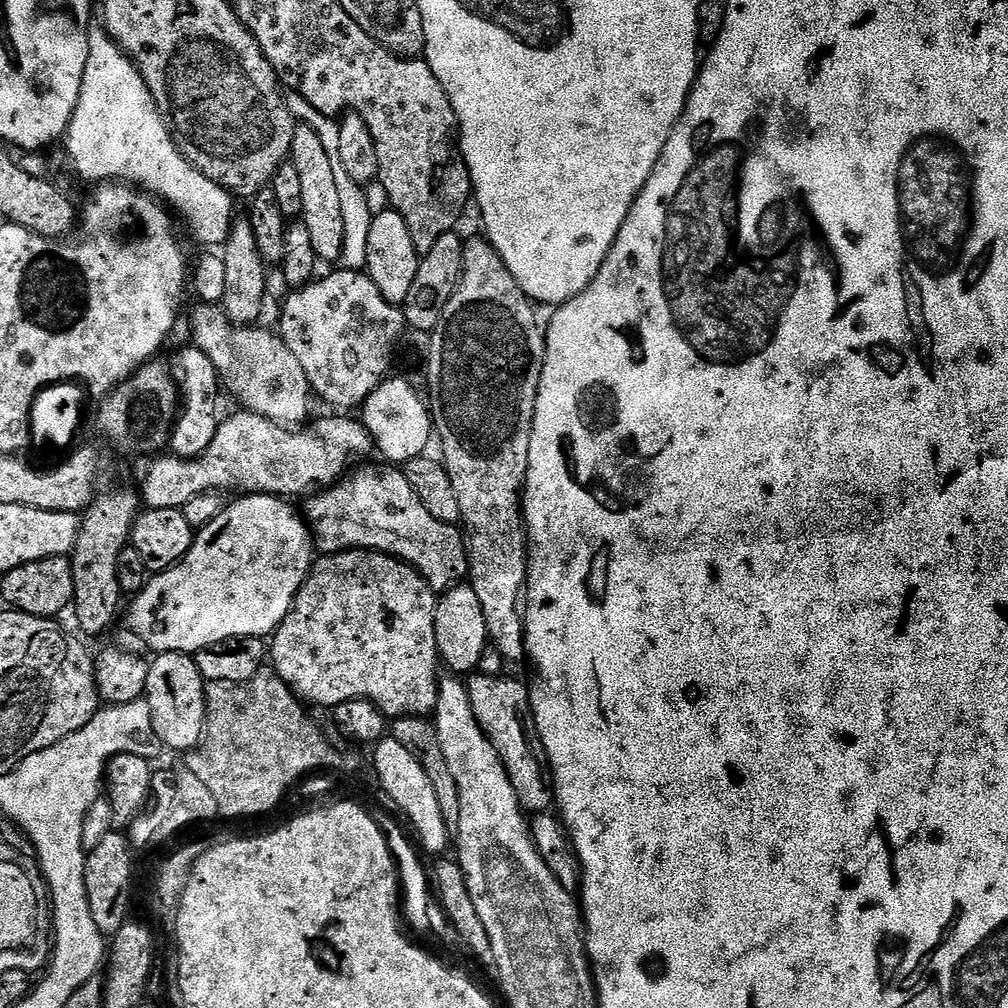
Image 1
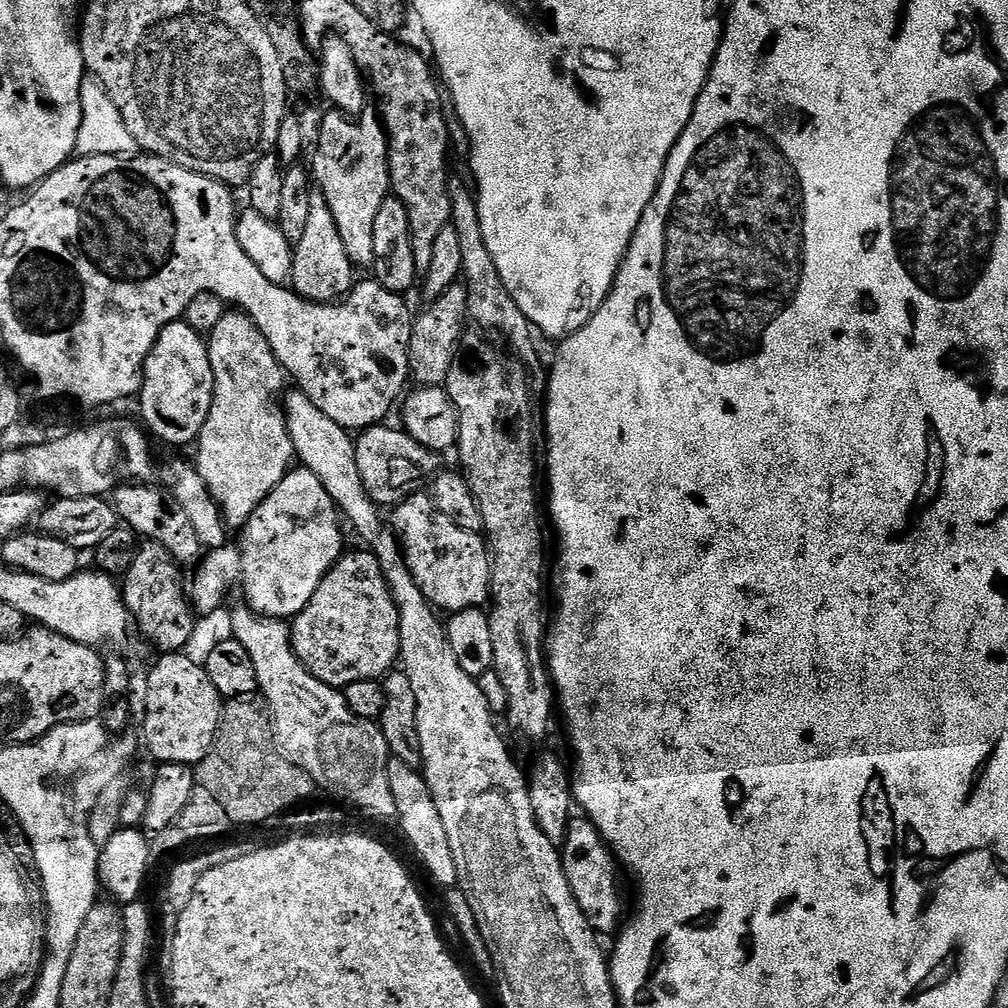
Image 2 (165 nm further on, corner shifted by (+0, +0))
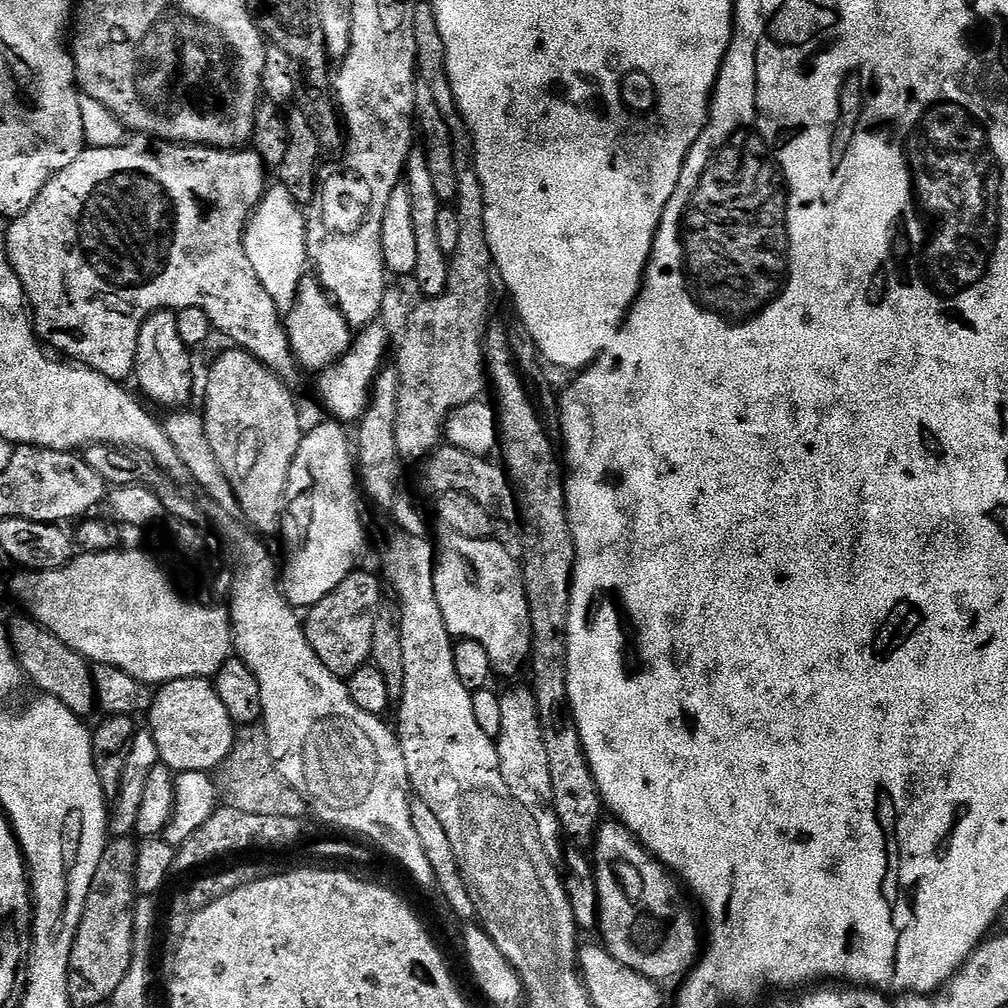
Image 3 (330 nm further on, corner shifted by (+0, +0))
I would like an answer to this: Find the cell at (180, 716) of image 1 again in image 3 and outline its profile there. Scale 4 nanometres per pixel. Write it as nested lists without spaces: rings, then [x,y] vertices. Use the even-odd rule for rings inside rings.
[[[203,676],[159,685],[146,719],[154,742],[158,742],[160,763],[170,766],[175,773],[215,773],[230,754],[237,734],[230,714],[226,714],[226,706],[222,706],[222,698],[218,698],[215,683]]]

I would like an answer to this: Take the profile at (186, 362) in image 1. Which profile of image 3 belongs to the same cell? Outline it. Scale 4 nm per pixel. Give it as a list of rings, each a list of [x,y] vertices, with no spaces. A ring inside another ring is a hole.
[[[164,309],[148,316],[139,330],[138,347],[135,354],[134,380],[137,380],[145,396],[154,403],[180,410],[187,407],[192,398],[194,378],[192,376],[191,351],[178,335],[176,312]]]

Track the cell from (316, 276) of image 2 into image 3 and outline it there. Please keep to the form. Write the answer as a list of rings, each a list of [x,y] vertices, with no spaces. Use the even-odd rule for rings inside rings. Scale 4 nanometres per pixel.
[[[306,274],[296,291],[292,307],[283,317],[288,344],[301,369],[309,368],[312,374],[319,374],[331,364],[336,364],[348,352],[354,339],[353,329],[346,322],[335,300],[328,295],[315,275]]]

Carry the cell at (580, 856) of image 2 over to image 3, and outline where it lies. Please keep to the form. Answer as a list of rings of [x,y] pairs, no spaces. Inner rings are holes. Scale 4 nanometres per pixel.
[[[615,818],[608,819],[596,829],[594,837],[594,867],[600,899],[598,932],[604,935],[603,947],[614,958],[618,958],[622,966],[630,966],[630,970],[638,970],[638,974],[651,980],[665,982],[664,980],[672,980],[675,976],[683,977],[696,967],[696,961],[702,952],[701,917],[697,909],[696,912],[692,909],[693,901],[685,885],[637,840],[625,824]]]

